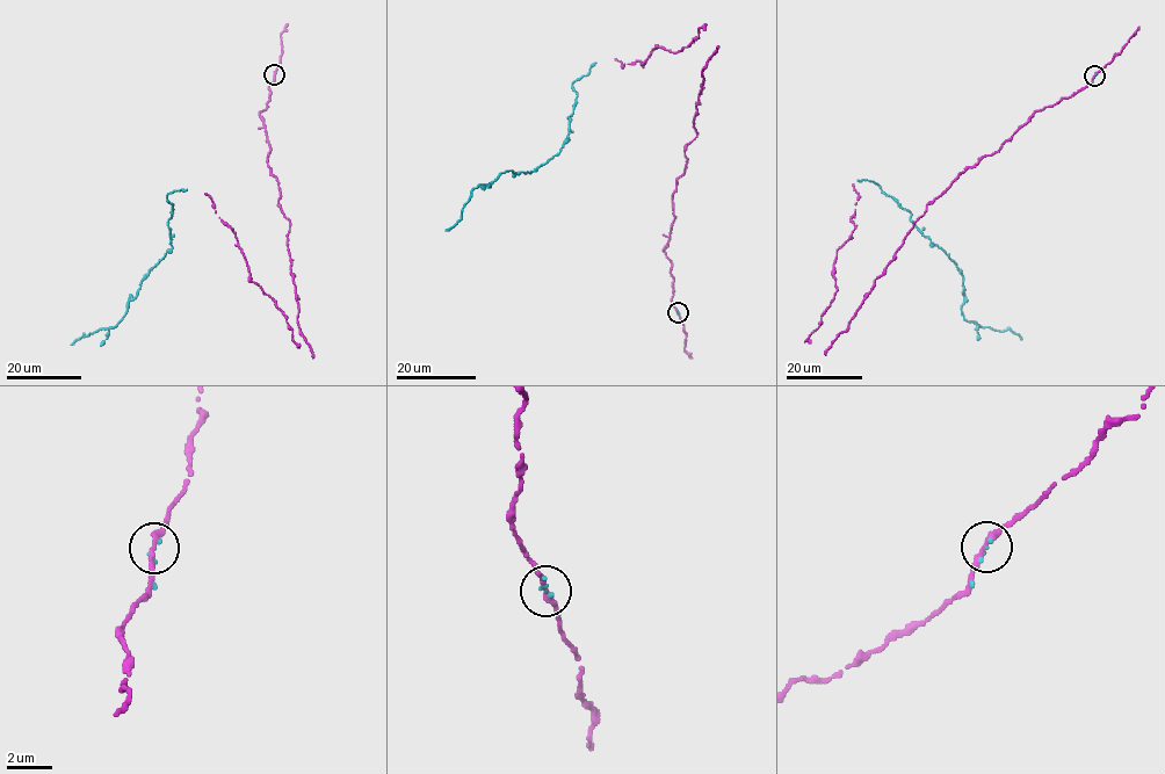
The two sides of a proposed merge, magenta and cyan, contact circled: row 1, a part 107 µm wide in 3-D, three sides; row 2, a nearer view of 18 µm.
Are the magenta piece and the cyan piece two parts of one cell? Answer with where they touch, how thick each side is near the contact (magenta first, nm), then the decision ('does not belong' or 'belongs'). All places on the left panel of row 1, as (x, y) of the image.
at (274, 74); 240 nm thick on the magenta side, 190 nm on the other; belongs

